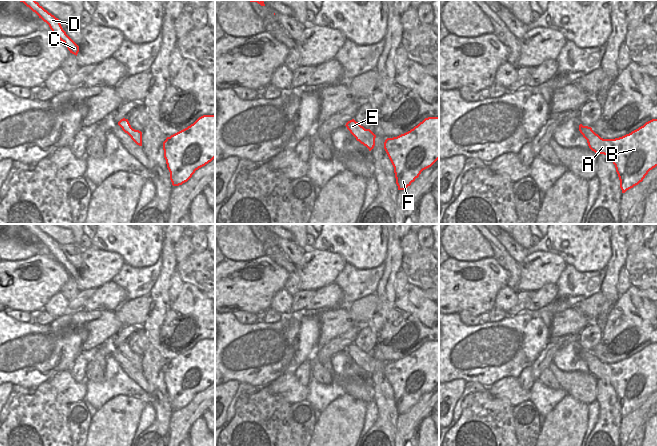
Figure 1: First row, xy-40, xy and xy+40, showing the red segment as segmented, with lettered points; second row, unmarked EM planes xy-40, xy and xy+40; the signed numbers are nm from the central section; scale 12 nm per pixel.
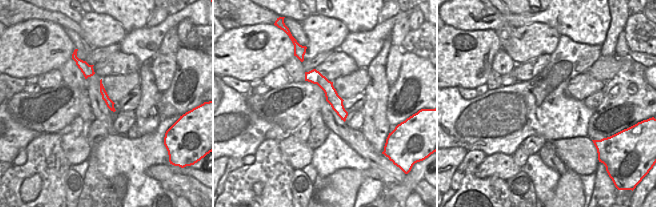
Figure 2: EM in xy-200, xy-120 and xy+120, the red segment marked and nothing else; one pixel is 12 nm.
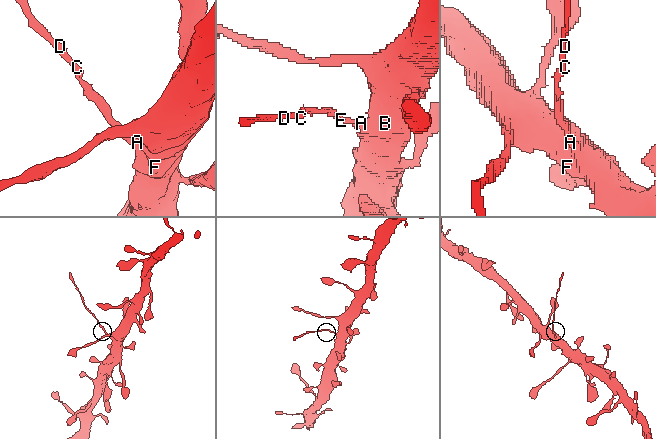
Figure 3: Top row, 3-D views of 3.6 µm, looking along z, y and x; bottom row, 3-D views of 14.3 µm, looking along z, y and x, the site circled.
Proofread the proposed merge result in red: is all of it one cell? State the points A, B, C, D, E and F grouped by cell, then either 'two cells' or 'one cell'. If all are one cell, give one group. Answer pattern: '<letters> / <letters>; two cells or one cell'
A B F / C D E; two cells

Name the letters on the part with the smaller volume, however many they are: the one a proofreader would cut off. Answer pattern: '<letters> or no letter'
C, D, E

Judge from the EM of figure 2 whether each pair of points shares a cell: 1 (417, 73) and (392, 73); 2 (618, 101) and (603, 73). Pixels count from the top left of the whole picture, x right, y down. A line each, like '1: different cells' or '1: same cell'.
1: different cells
2: different cells

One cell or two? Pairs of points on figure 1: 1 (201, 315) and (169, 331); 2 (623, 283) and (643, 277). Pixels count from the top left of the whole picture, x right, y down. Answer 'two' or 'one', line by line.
1: one
2: two

